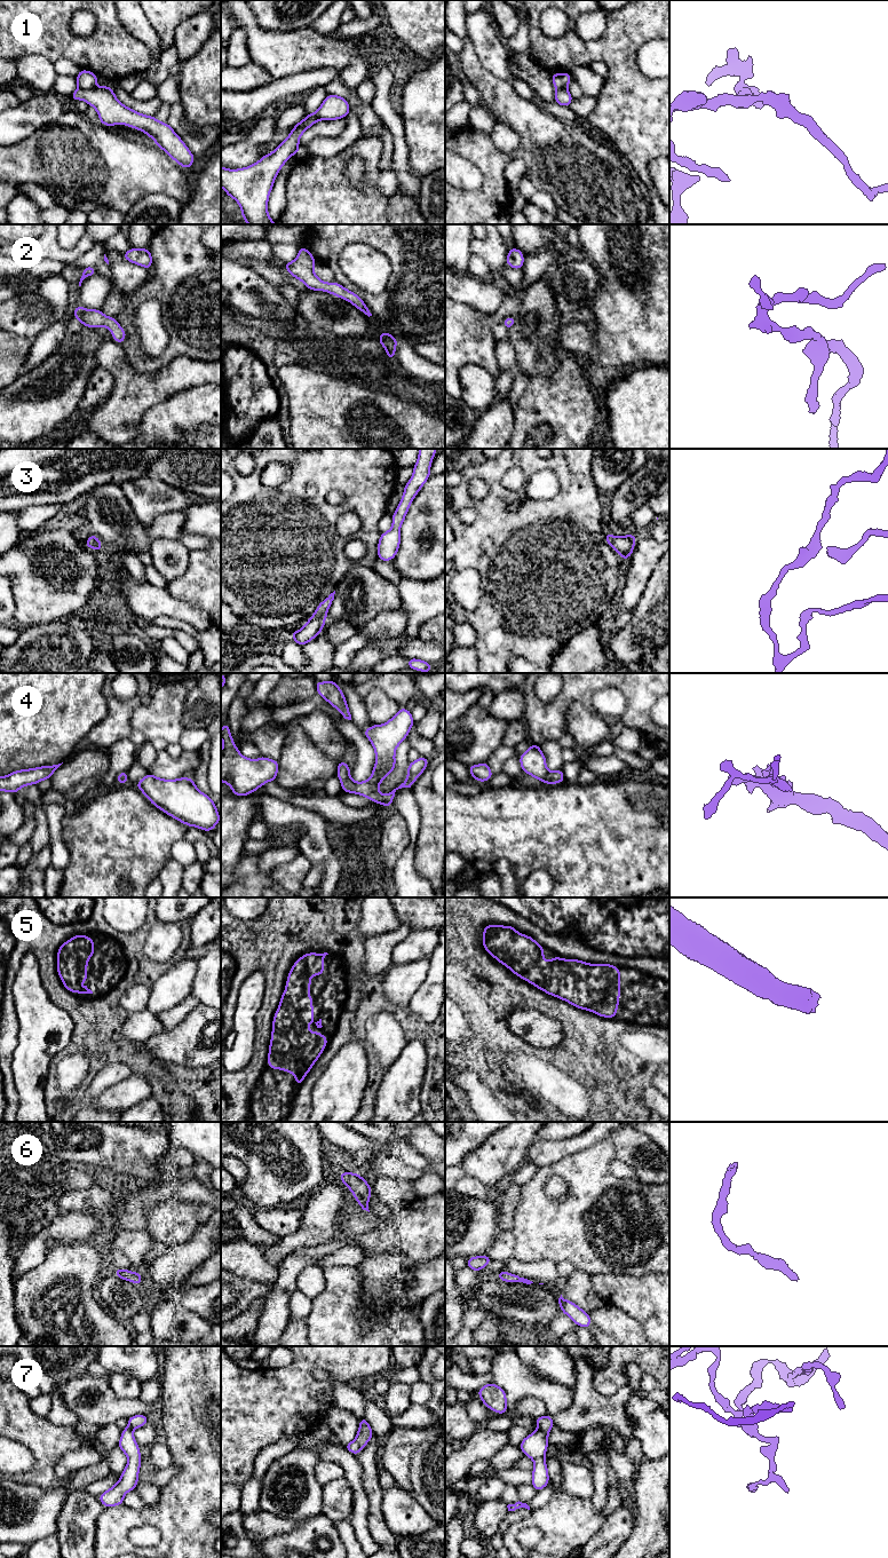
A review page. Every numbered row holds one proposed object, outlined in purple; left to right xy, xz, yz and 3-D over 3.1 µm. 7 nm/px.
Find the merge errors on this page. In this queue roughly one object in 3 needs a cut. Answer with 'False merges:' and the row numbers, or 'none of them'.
False merges: 1

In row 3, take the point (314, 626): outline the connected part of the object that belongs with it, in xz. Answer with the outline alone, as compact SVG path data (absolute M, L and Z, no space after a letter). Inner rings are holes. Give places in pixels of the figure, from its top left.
M335 591L318 604L315 614L308 619L307 624L302 628L291 633L293 640L299 646L303 647L323 631L328 608L334 600L334 594Z

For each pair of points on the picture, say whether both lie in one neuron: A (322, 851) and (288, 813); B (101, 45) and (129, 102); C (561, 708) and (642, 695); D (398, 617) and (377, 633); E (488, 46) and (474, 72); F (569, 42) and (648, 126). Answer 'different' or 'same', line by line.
A: same
B: different
C: same
D: same
E: different
F: same

